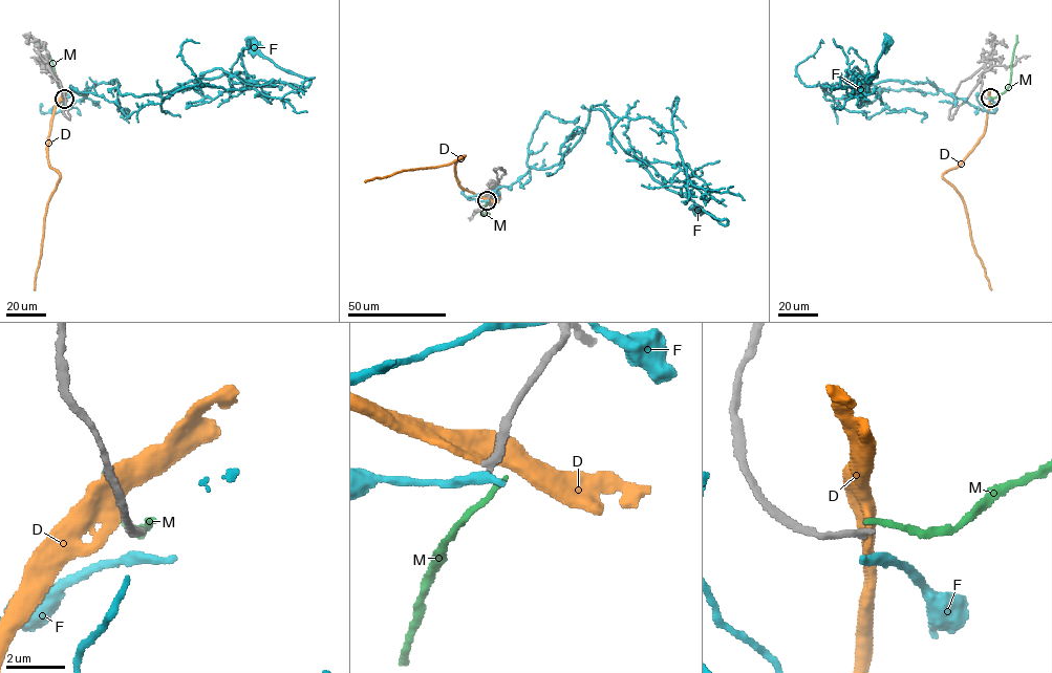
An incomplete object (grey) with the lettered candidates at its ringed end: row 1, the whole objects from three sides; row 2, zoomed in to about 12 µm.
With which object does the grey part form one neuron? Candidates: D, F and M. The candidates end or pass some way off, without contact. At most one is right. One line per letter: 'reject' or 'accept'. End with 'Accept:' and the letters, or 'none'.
D: reject
F: reject
M: reject
Accept: none

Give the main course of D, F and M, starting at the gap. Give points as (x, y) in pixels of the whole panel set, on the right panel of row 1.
D: (989, 98), (985, 131), (963, 161), (947, 170), (943, 178), (964, 203), (972, 246), (991, 289)
F: (990, 99), (992, 112), (906, 80), (844, 98), (865, 91), (878, 71), (861, 82), (873, 80), (886, 42)
M: (990, 96), (1000, 94), (1009, 85), (1016, 36)

